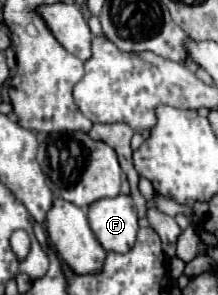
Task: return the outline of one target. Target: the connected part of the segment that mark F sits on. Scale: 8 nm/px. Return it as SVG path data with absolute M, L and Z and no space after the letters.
M115 196L93 202L87 218L95 238L107 252L129 252L139 232L137 208L131 196Z

